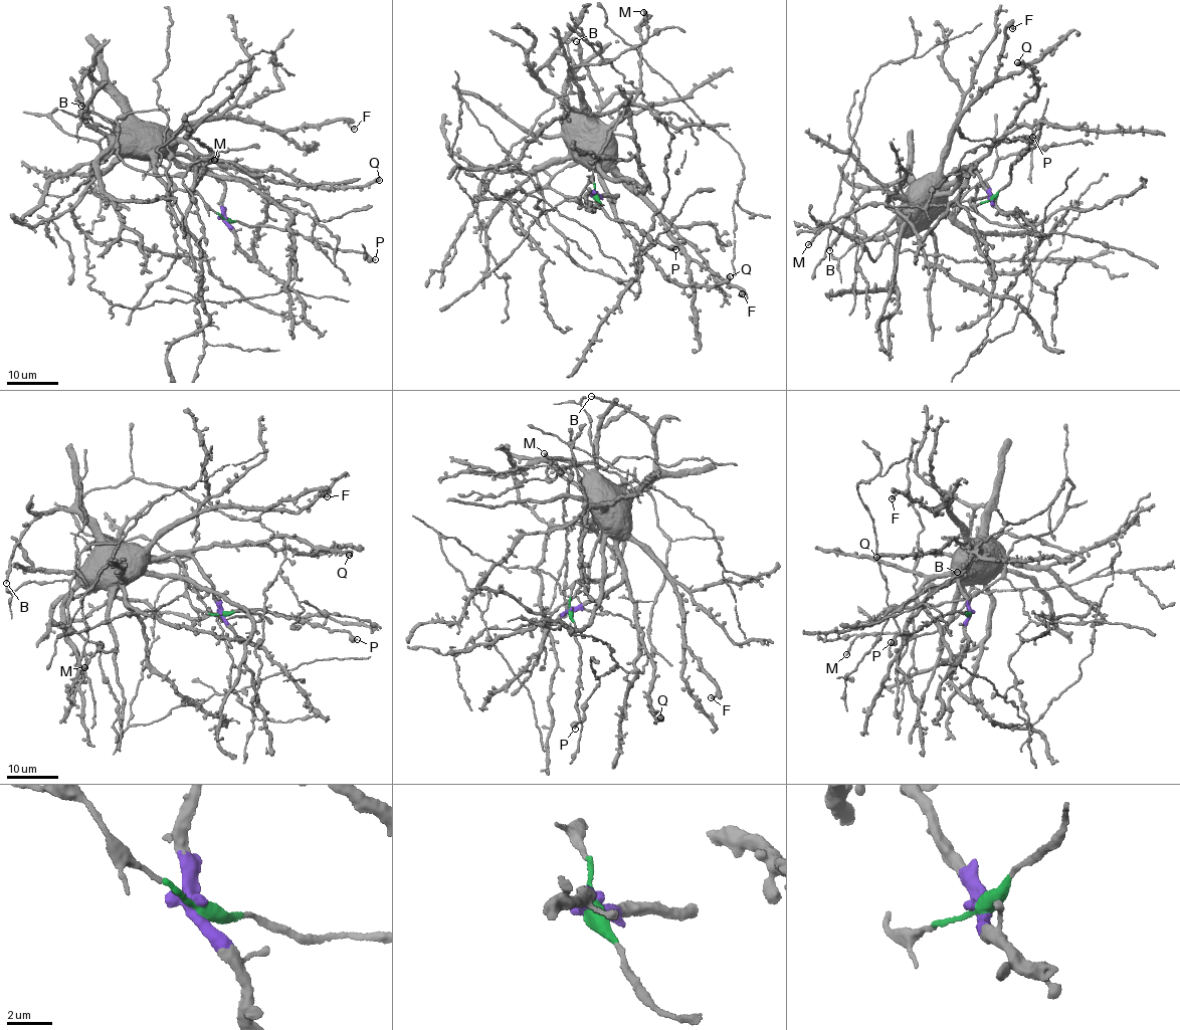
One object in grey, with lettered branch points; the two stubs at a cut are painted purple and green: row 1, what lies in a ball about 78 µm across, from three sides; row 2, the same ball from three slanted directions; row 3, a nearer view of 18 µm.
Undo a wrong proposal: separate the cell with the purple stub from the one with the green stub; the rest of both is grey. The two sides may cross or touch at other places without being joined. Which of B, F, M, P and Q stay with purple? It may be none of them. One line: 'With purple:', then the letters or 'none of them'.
With purple: B, F, Q

